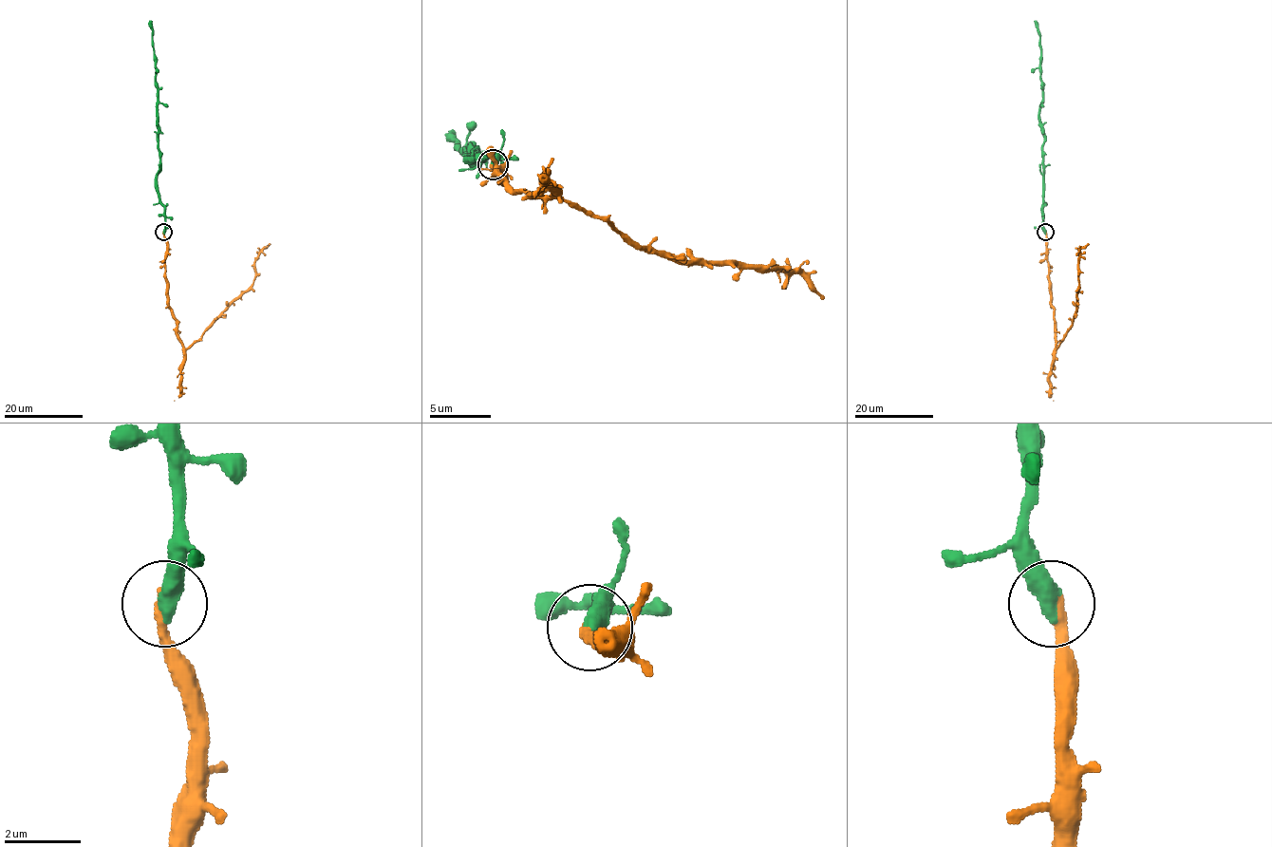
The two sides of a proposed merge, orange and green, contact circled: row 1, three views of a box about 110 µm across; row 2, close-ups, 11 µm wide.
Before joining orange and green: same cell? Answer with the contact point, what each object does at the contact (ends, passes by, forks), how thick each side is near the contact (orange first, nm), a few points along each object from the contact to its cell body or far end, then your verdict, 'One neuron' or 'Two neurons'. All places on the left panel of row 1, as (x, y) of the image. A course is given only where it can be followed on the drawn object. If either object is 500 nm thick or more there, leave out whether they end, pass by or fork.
Place: (163, 232). Thickness 340 nm (orange) against 550 nm. Course of orange: (163, 232), (166, 304), (176, 321), (177, 339), (185, 348), (198, 340), (252, 284), (255, 258), (270, 244). Course of green: (163, 232), (164, 205), (157, 183), (159, 169), (158, 84), (151, 21). One neuron

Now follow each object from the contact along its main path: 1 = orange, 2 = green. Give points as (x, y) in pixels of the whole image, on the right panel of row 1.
1: (1045, 232), (1056, 348), (1075, 310), (1079, 251), (1089, 244)
2: (1045, 232), (1042, 225), (1044, 131), (1039, 118), (1042, 84), (1039, 31), (1034, 21)

